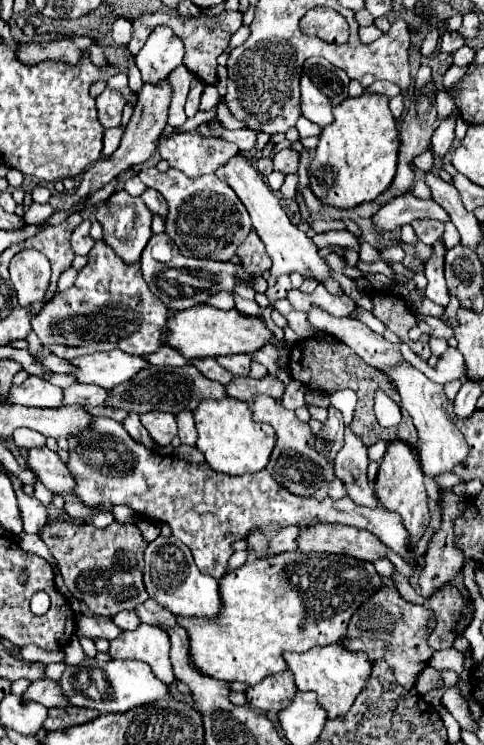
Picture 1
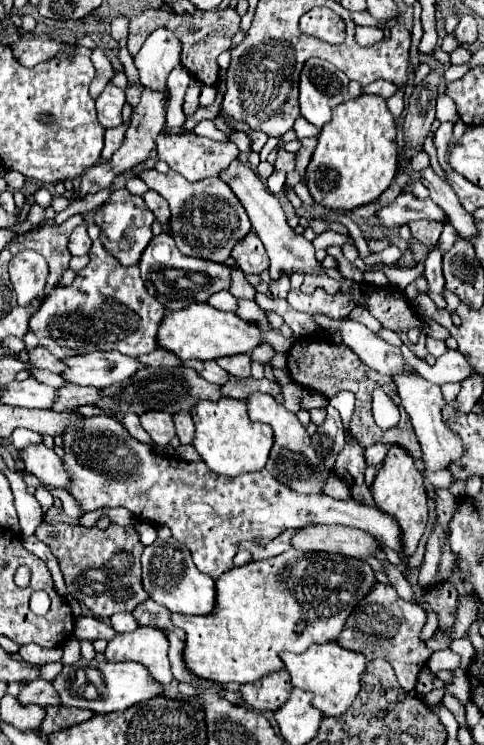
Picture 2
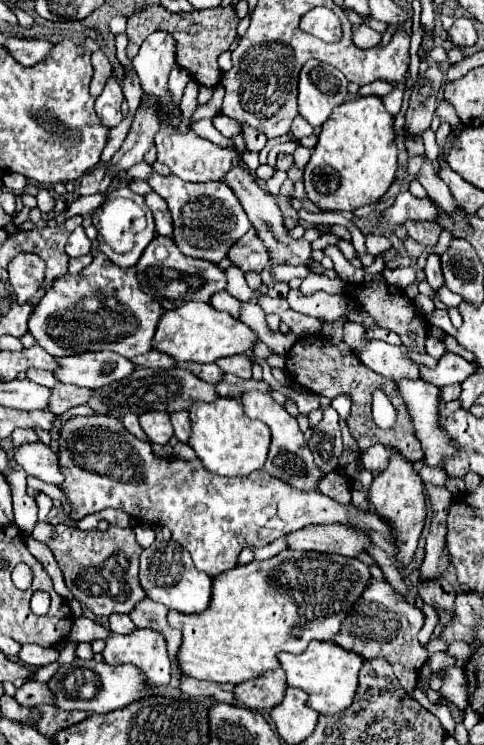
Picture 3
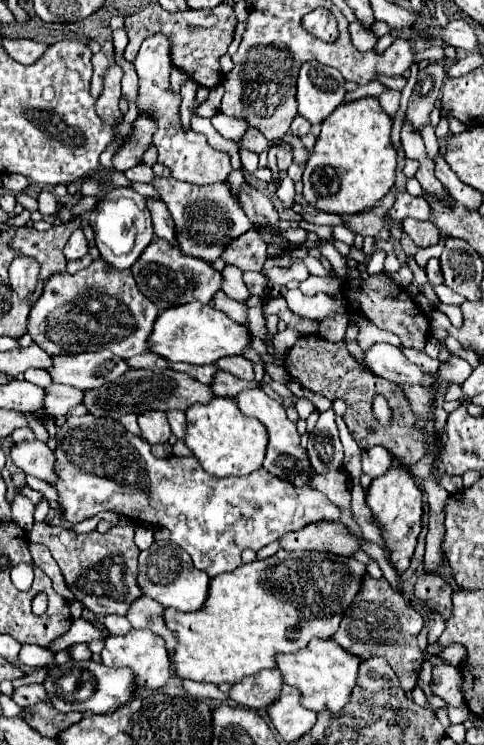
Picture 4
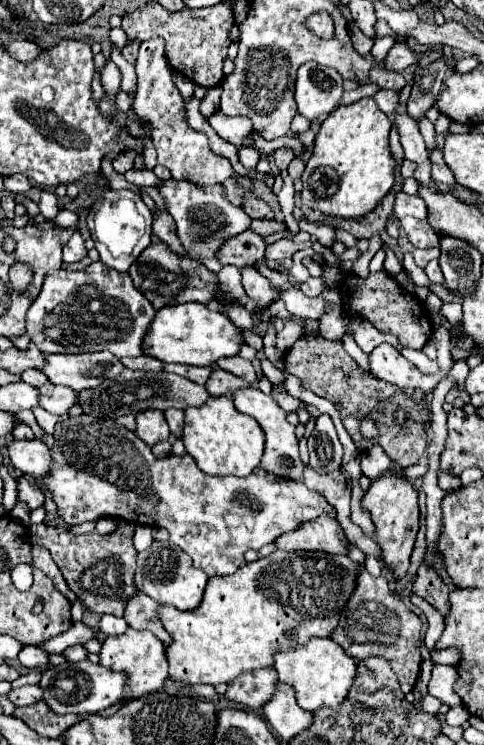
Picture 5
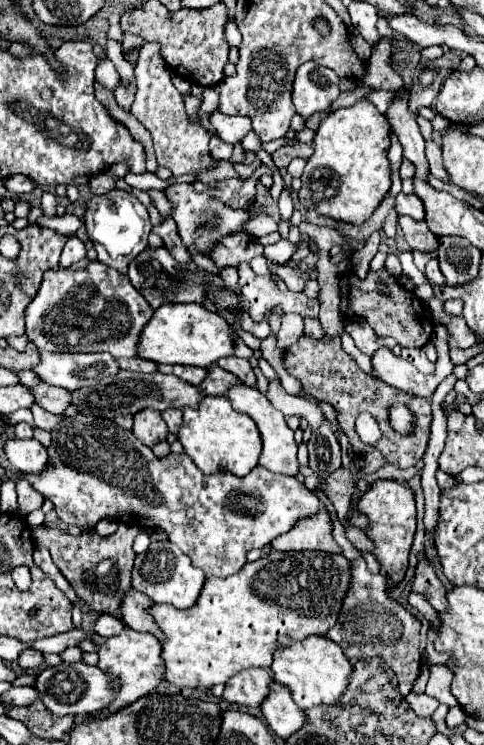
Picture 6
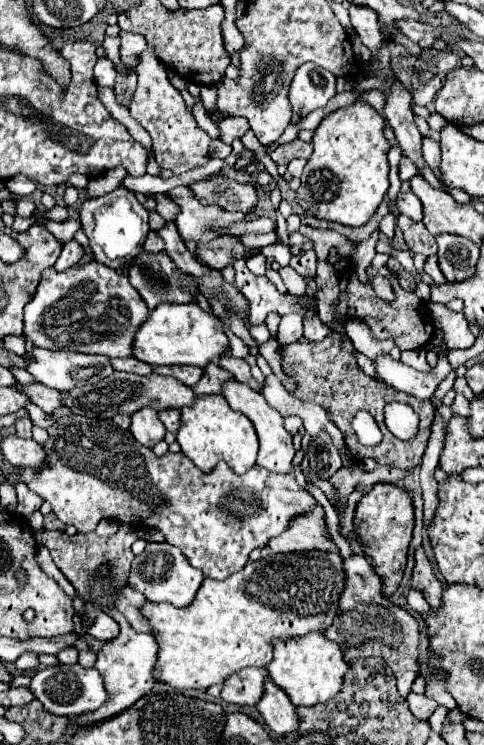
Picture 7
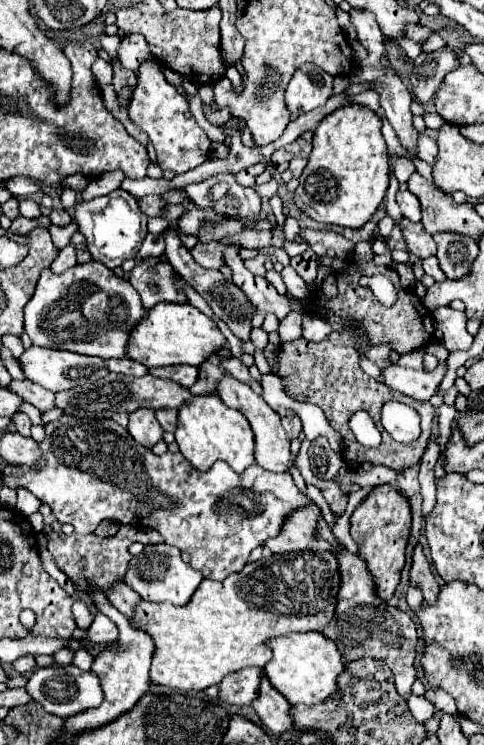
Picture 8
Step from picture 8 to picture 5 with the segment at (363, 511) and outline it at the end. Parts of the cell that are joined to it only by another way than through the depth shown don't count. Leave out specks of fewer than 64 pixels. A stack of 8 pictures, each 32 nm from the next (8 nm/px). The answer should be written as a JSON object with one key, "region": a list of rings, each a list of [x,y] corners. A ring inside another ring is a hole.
{"region":[[[380,476],[372,480],[368,492],[364,494],[362,508],[370,512],[370,518],[374,522],[374,536],[380,548],[380,562],[394,574],[396,580],[404,578],[410,566],[410,554],[418,532],[418,492],[402,476]]]}

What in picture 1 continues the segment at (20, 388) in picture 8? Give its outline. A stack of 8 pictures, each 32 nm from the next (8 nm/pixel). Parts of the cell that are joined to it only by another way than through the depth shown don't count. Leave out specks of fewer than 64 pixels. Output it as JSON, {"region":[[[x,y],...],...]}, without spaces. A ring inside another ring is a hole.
{"region":[[[72,384],[64,388],[62,406],[102,406],[102,402],[108,398],[108,392],[94,384]]]}

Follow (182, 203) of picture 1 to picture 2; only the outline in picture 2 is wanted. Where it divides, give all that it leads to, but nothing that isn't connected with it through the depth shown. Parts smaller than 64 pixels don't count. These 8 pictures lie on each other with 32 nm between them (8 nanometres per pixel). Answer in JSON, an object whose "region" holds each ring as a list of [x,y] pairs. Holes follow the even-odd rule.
{"region":[[[154,168],[146,170],[142,180],[164,196],[170,204],[170,236],[174,238],[178,250],[184,256],[202,258],[210,262],[224,262],[230,258],[232,248],[250,232],[252,224],[246,210],[240,206],[240,200],[234,196],[230,186],[220,178],[206,178],[198,182],[188,182],[176,172],[160,174]]]}

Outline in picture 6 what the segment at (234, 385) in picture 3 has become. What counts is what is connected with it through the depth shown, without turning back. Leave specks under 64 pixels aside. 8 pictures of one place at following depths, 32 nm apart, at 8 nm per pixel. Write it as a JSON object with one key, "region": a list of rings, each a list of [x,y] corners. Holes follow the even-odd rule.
{"region":[[[214,364],[214,366],[208,366],[208,374],[202,380],[202,384],[198,386],[198,390],[202,390],[202,394],[208,394],[208,396],[222,396],[234,384],[240,384],[240,380],[234,378],[234,374],[222,370],[220,366]]]}

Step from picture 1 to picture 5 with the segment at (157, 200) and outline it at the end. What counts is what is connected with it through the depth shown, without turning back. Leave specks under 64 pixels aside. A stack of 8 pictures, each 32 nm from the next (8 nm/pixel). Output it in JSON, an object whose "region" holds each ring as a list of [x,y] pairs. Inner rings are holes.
{"region":[[[156,210],[156,216],[154,216],[154,224],[152,224],[152,232],[170,246],[170,250],[174,250],[174,254],[180,254],[180,256],[188,256],[184,250],[182,250],[182,244],[178,242],[178,234],[174,230],[174,218],[166,212],[166,210]]]}

